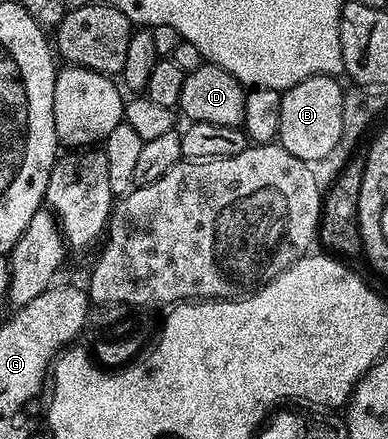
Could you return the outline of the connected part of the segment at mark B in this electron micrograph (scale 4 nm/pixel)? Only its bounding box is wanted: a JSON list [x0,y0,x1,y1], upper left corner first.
[277,76,344,162]

